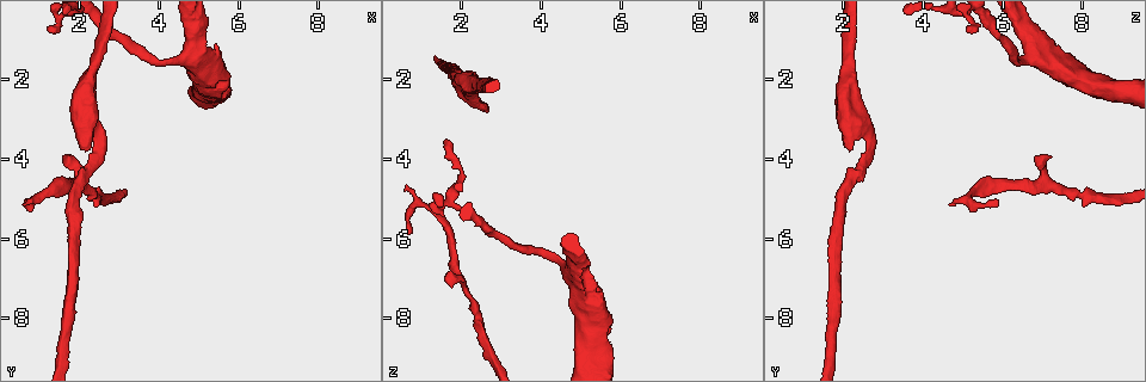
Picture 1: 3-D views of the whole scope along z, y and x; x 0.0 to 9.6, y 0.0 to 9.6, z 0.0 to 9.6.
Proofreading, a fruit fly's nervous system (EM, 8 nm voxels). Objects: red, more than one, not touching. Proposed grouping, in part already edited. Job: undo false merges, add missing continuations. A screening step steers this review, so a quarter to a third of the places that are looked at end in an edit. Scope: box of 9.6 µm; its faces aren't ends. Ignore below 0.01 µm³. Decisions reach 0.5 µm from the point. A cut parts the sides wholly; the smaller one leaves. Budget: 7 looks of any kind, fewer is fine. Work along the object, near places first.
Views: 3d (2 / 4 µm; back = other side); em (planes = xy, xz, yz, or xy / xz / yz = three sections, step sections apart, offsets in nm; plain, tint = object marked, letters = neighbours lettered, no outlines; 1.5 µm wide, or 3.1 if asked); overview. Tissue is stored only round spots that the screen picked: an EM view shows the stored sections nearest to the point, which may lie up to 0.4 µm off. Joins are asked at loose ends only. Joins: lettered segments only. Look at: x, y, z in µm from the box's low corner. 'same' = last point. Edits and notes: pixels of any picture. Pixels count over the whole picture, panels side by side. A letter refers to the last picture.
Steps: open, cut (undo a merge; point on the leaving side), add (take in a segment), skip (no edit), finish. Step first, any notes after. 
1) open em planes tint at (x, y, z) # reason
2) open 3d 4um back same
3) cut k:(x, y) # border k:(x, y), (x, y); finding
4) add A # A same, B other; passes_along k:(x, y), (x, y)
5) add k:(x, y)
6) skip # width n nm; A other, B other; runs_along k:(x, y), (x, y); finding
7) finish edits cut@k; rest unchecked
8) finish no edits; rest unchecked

open em planes tint at (0.60, 5.15, 4.65) # branch stops here

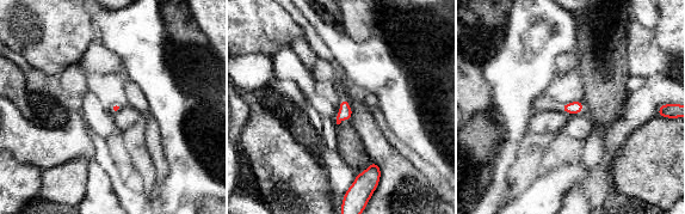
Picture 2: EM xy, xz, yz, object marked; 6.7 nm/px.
open em planes letters same

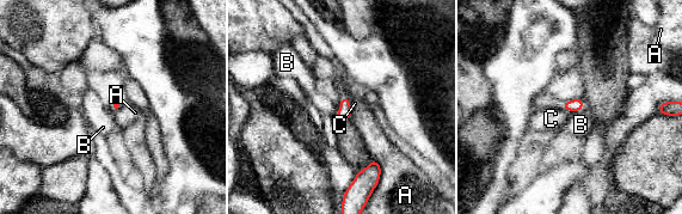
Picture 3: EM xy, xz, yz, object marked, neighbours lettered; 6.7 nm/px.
skip # A other, B other, C other; border 3:(349, 102), (351, 116); no lettered segment goes on from it

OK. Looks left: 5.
open 3d 4um at (1.75, 4.00, 7.20) # free end

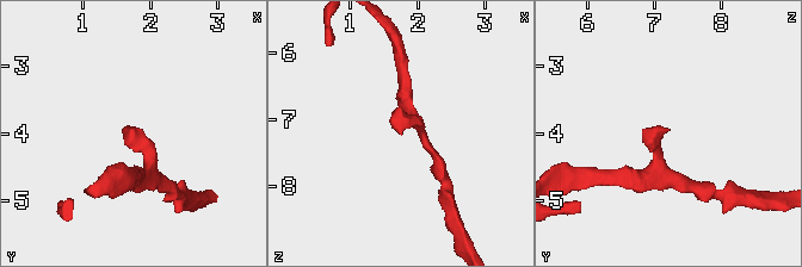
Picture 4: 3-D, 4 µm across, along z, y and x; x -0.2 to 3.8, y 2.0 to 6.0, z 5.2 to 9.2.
open em planes plain at (1.75, 3.95, 7.20)

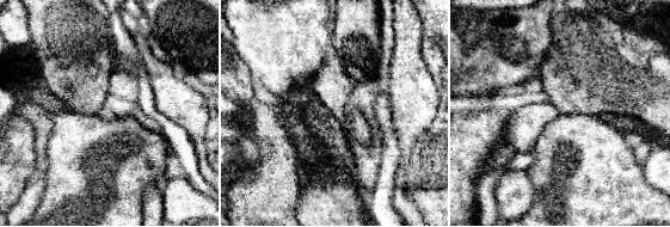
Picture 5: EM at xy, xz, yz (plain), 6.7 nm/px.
open em planes letters same

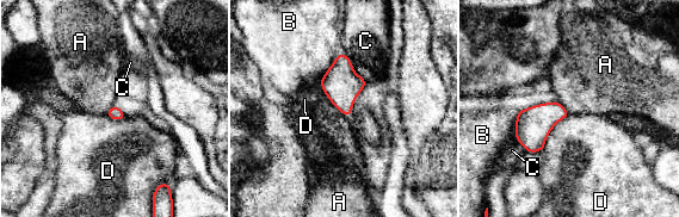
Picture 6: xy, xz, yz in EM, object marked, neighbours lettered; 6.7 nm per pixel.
skip # A other, B other, C other, D other; none of them fits

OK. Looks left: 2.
open em planes letters at (1.15, 0.75, 5.20) # an open end

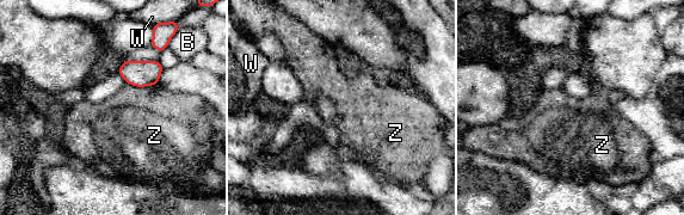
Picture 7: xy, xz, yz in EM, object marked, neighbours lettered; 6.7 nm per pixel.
skip # width 170 nm; longest_contact Z 200 nm; B other, W other, Z other; none of them fits

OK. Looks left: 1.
finish no edits; rest unchecked

